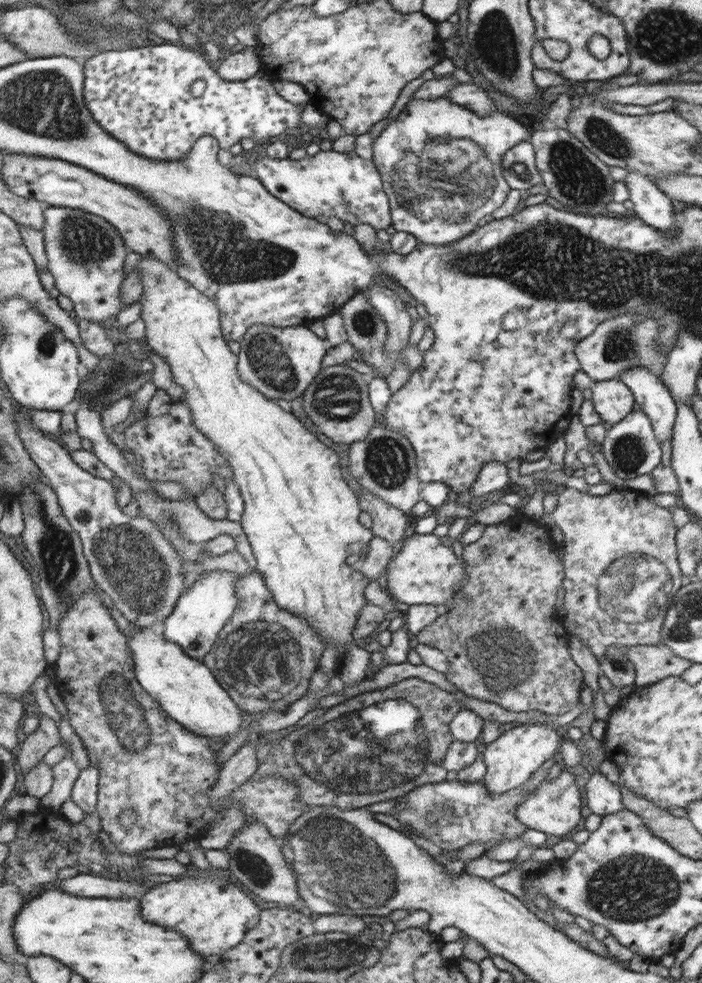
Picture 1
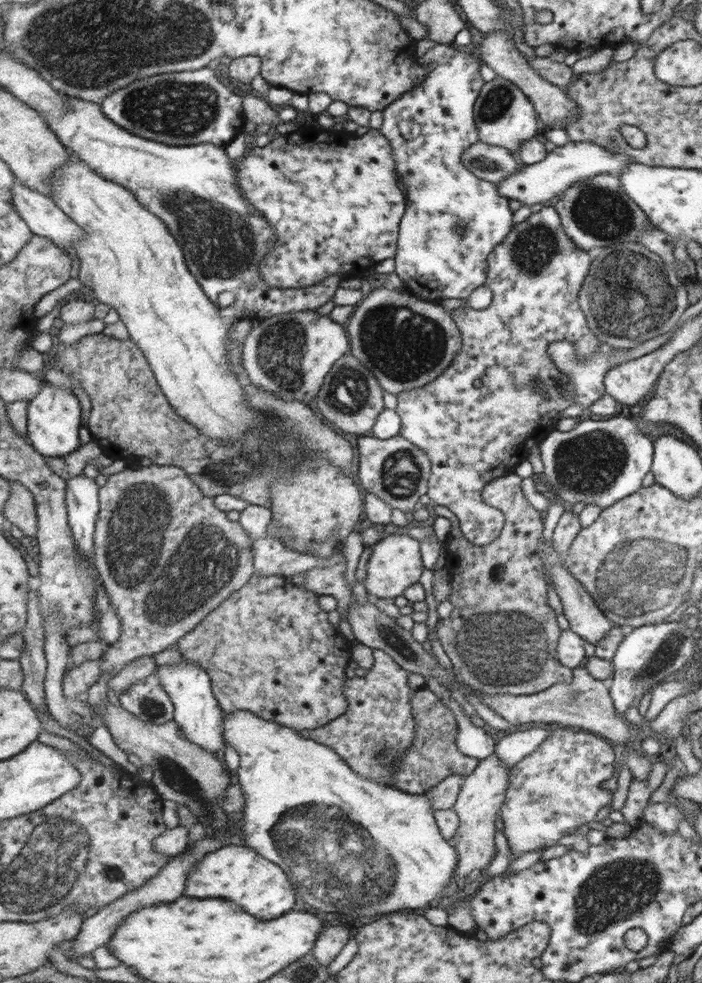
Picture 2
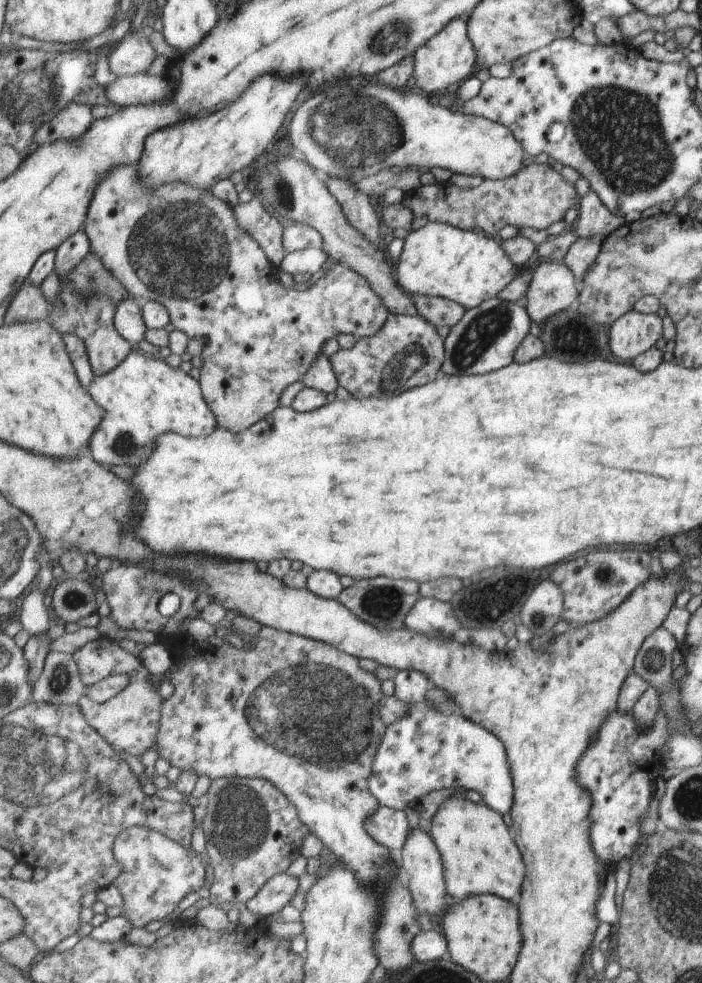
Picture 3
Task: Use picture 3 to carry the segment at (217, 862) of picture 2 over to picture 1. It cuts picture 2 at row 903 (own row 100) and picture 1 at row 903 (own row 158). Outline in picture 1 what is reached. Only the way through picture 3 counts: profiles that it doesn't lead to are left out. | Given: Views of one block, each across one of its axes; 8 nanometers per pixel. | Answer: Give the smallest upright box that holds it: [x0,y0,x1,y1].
[140,876,262,957]

